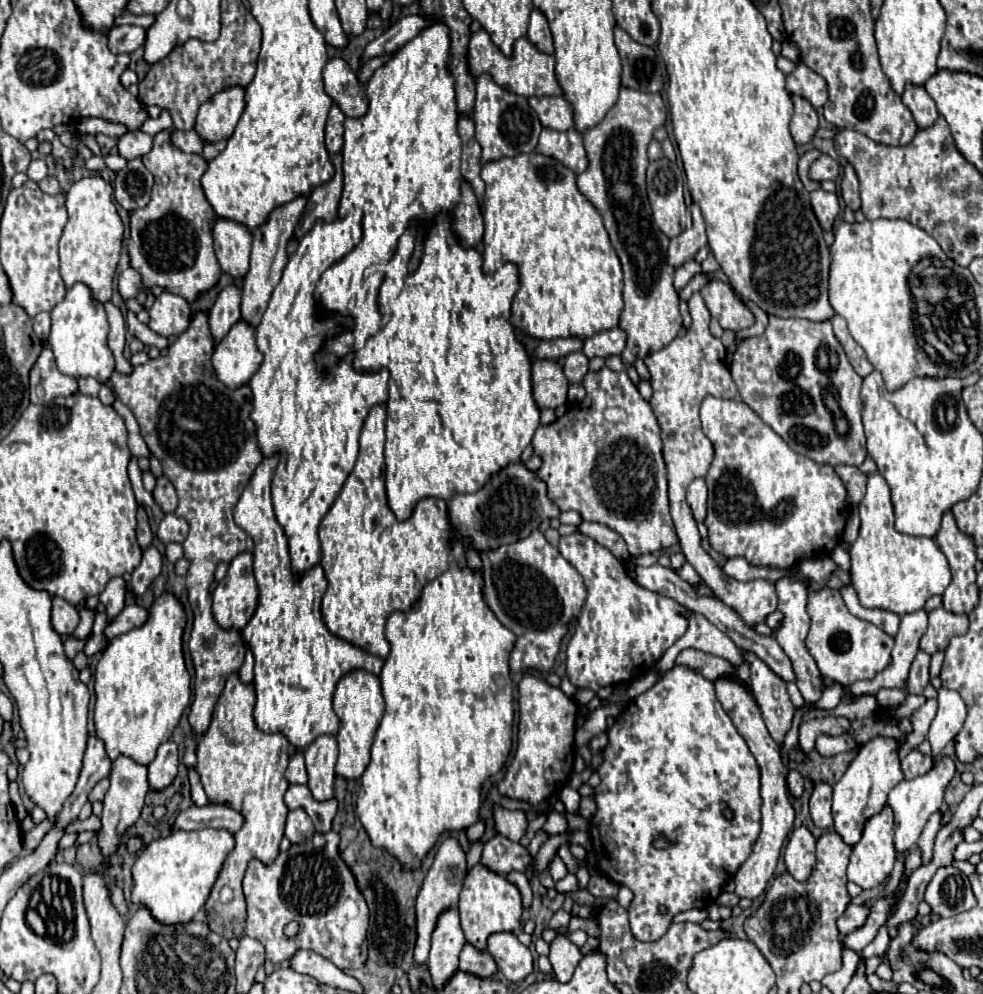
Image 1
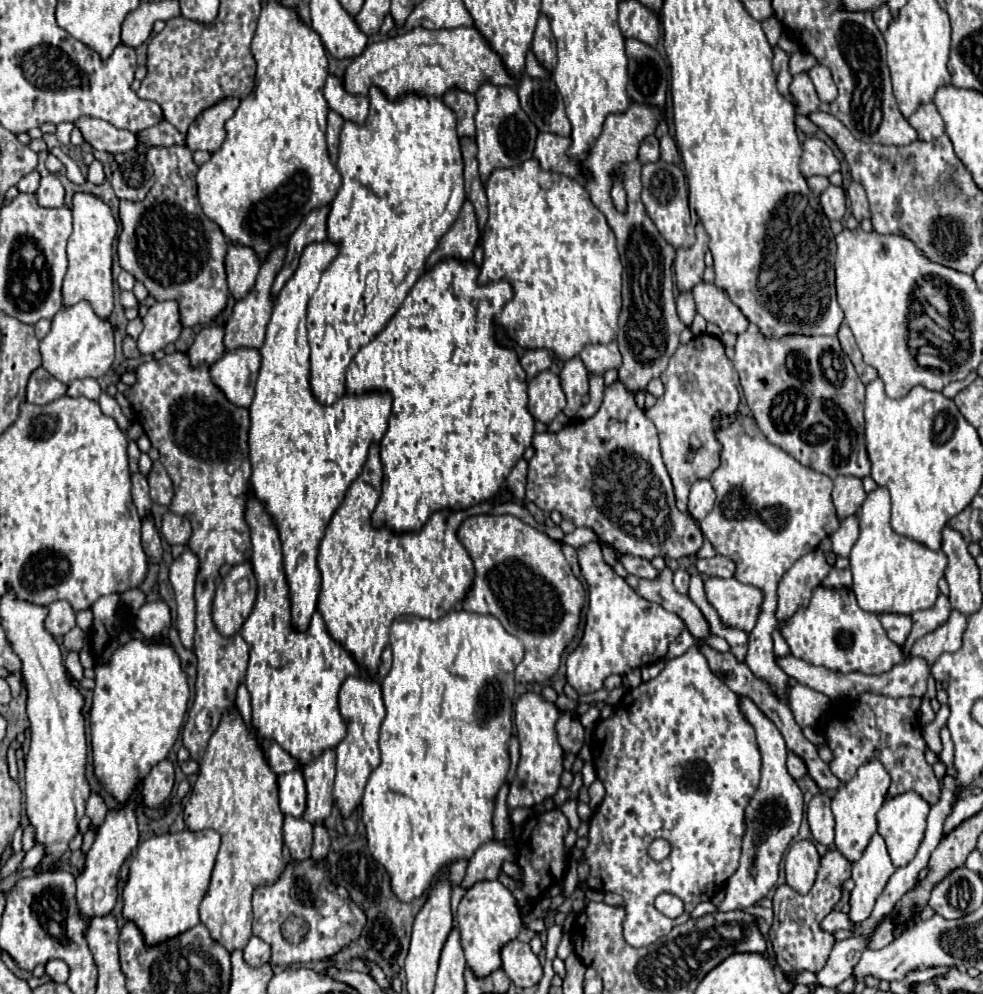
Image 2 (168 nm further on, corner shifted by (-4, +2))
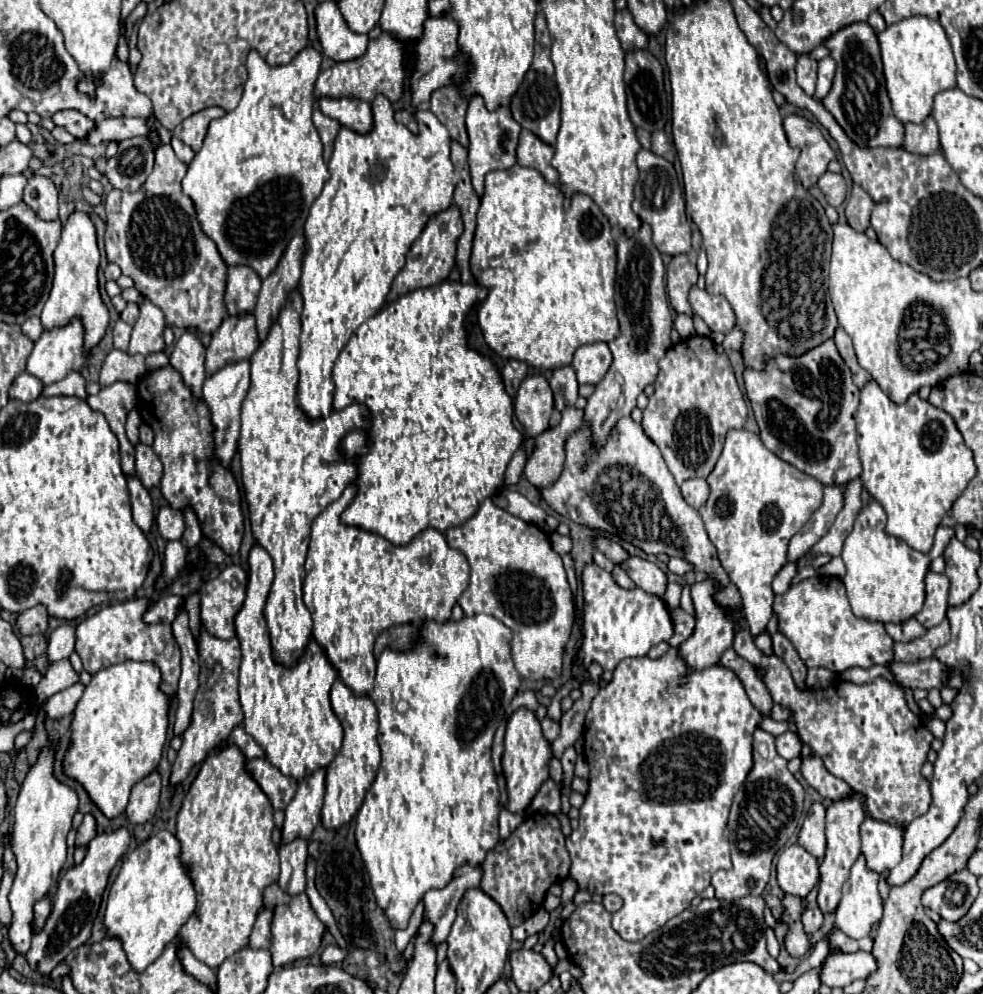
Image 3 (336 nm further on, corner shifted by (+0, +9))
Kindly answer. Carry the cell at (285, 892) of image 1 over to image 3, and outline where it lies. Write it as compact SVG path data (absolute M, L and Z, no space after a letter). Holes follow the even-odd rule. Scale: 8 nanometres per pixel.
M272 883L264 889L264 899L262 905L266 905L268 909L272 909L272 945L270 945L270 953L272 953L272 963L276 967L288 965L292 961L298 959L306 959L310 955L314 955L322 943L322 935L324 935L324 923L318 919L318 915L314 913L310 899L306 893L300 893L298 899L294 899L294 895L284 893L280 889L280 885Z

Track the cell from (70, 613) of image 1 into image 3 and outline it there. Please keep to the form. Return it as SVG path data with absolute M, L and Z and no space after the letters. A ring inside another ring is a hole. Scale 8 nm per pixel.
M36 605L36 607L20 613L20 617L18 617L18 627L20 627L20 631L26 633L26 635L44 633L44 631L48 629L48 621L50 621L48 609L44 609L44 605Z

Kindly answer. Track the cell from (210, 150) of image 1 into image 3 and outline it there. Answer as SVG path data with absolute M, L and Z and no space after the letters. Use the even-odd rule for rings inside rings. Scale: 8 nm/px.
M172 139L172 149L174 149L174 153L176 153L176 157L180 159L180 161L184 161L184 163L190 163L192 159L194 159L194 151L186 145L186 143L182 143L180 139Z

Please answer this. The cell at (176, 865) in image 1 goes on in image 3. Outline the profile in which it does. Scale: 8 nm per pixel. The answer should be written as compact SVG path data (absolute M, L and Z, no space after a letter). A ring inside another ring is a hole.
M158 831L126 855L116 881L110 887L104 925L108 935L124 943L132 969L144 971L160 957L164 947L196 909L196 891L188 867L180 859L180 841L170 831Z

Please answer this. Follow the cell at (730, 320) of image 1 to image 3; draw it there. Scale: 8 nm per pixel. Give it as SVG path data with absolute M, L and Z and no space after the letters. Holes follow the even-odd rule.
M696 285L690 289L690 307L696 315L700 315L712 331L728 333L736 327L736 315L722 295L710 295L706 289L698 289Z

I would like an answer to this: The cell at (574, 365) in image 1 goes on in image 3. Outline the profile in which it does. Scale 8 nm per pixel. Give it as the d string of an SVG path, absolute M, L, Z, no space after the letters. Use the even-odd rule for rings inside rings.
M570 365L558 367L552 373L550 387L554 391L554 403L556 403L558 411L562 411L564 407L570 407L570 405L576 403L576 399L578 399L578 381L576 381L576 373Z

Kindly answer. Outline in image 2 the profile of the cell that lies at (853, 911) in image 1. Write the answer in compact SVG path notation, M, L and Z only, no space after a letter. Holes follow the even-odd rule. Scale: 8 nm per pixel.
M830 912L824 916L824 920L820 922L820 928L824 932L830 932L834 934L836 930L850 930L852 928L852 922L848 920L848 914L844 912Z

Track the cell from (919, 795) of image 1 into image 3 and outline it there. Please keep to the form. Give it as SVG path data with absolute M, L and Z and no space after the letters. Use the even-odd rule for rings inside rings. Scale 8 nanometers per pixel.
M866 817L862 827L862 853L872 871L882 873L900 863L904 847L904 825Z

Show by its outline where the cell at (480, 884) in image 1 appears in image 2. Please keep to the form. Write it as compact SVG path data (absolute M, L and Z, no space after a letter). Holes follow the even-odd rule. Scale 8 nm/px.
M484 880L466 890L460 906L458 906L458 928L460 928L460 944L464 950L466 966L474 972L476 978L486 978L494 970L502 966L500 950L518 936L522 928L522 918L516 908L516 898L508 888L504 888L498 880Z

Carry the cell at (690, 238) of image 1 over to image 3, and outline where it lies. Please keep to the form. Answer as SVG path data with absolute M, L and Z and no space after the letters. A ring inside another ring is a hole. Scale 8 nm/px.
M698 229L694 231L694 243L688 253L674 255L668 269L666 269L666 281L668 281L668 299L676 313L690 313L688 305L688 291L692 285L698 281L698 271L696 271L696 257L700 249L700 235Z

